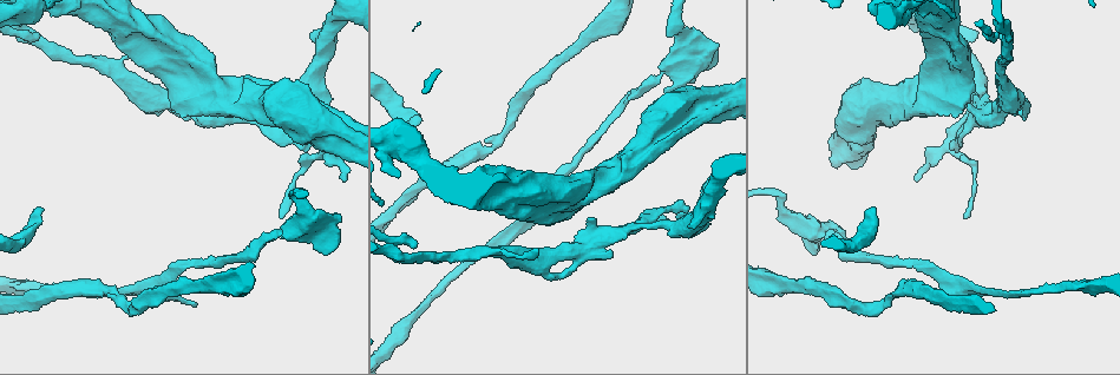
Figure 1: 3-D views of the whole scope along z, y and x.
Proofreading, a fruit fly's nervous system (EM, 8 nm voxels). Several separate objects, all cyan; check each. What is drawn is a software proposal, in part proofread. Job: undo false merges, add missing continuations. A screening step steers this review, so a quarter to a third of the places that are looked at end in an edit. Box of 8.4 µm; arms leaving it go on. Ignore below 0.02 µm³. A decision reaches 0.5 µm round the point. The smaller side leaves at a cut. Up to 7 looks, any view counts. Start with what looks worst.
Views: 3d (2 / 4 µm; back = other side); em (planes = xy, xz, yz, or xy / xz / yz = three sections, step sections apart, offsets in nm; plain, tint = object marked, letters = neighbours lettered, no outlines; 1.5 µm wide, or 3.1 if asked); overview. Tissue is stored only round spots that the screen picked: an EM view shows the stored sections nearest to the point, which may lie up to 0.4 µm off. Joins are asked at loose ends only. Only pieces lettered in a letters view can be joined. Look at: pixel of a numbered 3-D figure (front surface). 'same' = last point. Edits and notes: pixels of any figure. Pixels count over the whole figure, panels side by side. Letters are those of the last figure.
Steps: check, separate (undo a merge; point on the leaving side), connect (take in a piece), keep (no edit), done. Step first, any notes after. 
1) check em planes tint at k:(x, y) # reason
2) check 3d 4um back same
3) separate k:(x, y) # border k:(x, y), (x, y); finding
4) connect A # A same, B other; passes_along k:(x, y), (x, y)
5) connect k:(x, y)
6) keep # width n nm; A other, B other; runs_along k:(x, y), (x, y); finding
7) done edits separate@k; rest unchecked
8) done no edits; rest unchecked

check em xy step 4 tint at 1:(873, 210) # free end

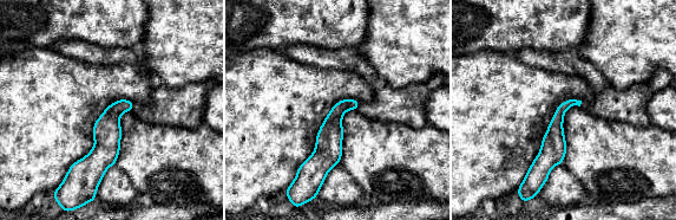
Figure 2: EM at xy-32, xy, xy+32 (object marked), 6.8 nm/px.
check em planes tint same

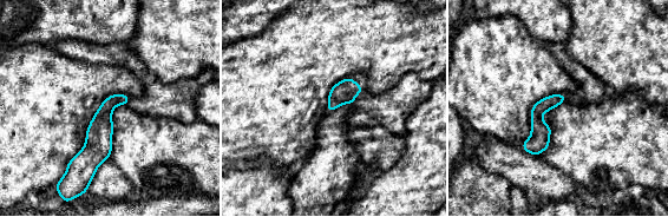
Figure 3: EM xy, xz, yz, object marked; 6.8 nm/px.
check em planes letters same

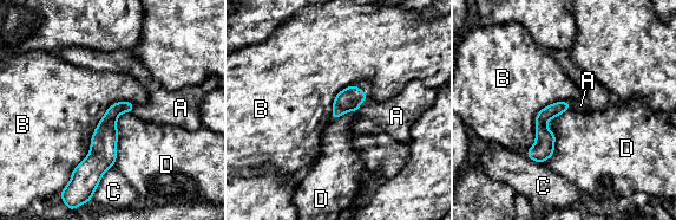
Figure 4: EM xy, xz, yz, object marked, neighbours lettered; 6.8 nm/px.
connect A # A same, B other, C other, D other; it goes on there

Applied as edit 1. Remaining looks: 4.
check overview # see it whole again

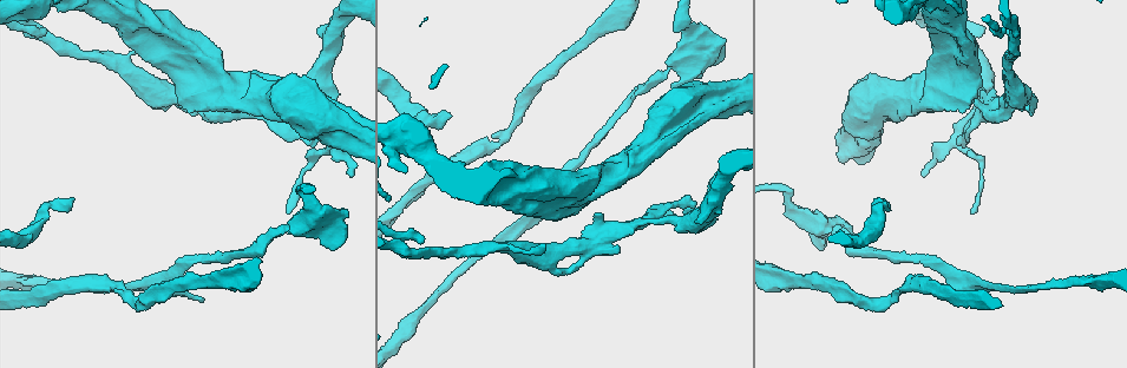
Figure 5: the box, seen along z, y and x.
check em yz step 4 letters at 5:(989, 29) # branch stops here

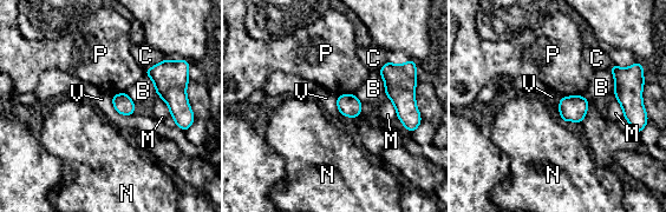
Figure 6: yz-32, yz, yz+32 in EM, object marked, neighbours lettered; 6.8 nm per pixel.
check em planes letters same

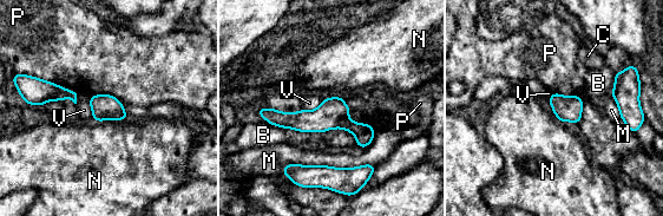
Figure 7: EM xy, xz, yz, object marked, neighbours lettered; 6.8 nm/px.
keep # B other, C other, M other, N other, P other, V other; border 7:(127, 117), (93, 122); no lettered piece goes on from it

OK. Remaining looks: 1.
done edits connect@4; rest unchecked

